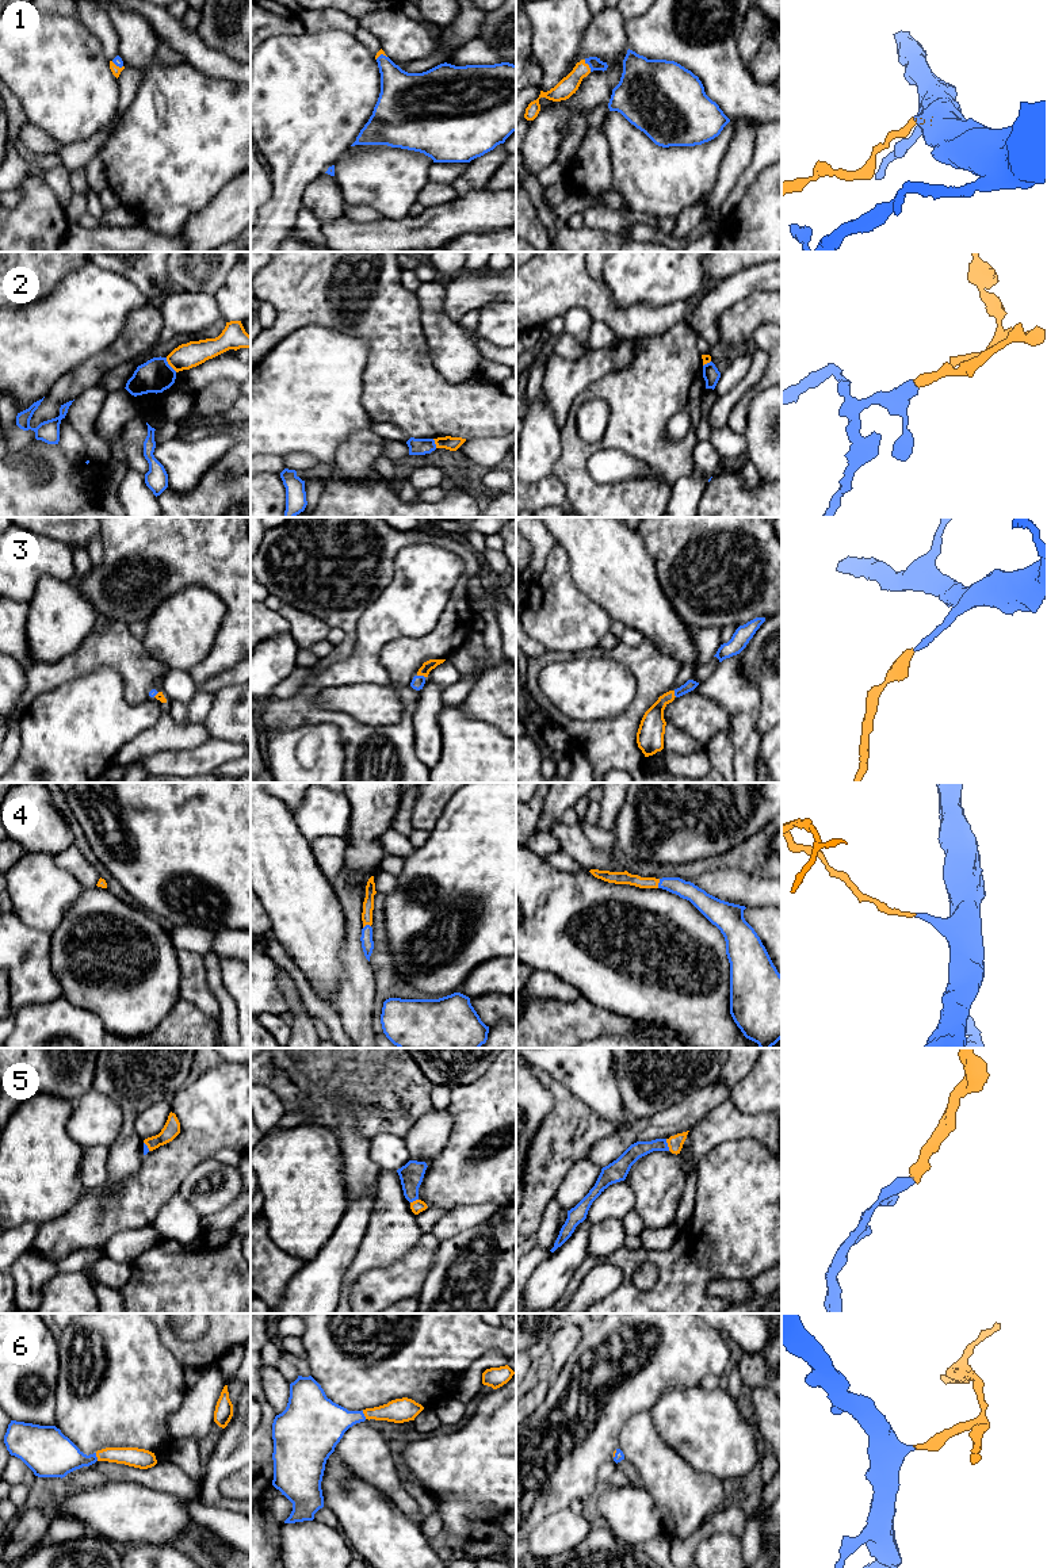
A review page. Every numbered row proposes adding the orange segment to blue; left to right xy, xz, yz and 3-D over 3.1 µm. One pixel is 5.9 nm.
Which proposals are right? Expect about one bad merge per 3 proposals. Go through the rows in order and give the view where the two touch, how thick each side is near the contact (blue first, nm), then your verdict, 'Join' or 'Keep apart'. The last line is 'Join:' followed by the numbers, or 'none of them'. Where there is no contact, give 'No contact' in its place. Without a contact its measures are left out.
1: Touches blue in yz. Thickness 80 nm (blue) against 110 nm. Join
2: Touches blue in xy. Thickness 200 nm (blue) against 150 nm. Keep apart
3: Touches blue in xz. Thickness 80 nm (blue) against 70 nm. Join
4: Touches blue in yz. Thickness 110 nm (blue) against 80 nm. Join
5: Touches blue in yz. Thickness 90 nm (blue) against 90 nm. Join
6: Touches blue in xy. Thickness 260 nm (blue) against 120 nm. Join
Join: 1, 3, 4, 5, 6

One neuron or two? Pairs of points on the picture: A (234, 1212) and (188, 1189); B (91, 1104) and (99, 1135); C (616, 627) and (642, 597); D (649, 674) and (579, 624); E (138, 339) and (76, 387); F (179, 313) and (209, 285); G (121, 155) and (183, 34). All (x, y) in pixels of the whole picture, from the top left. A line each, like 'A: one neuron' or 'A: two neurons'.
A: two neurons
B: one neuron
C: two neurons
D: two neurons
E: one neuron
F: two neurons
G: two neurons

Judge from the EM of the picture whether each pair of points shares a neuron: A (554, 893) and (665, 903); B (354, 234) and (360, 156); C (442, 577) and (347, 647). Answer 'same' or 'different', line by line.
A: same
B: different
C: different

